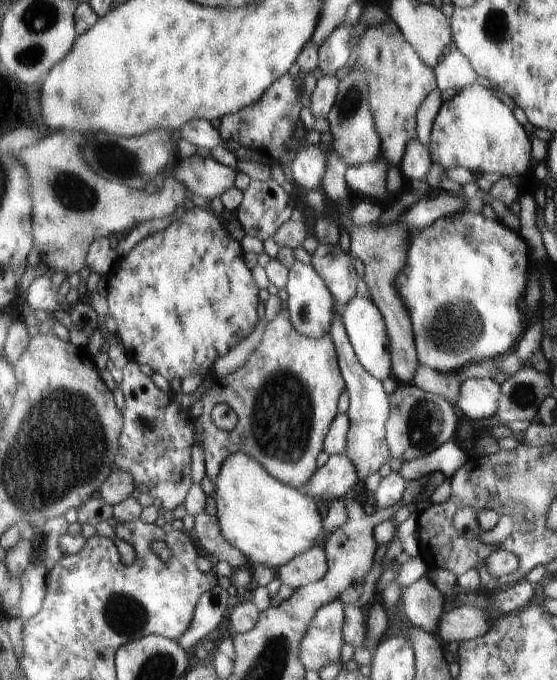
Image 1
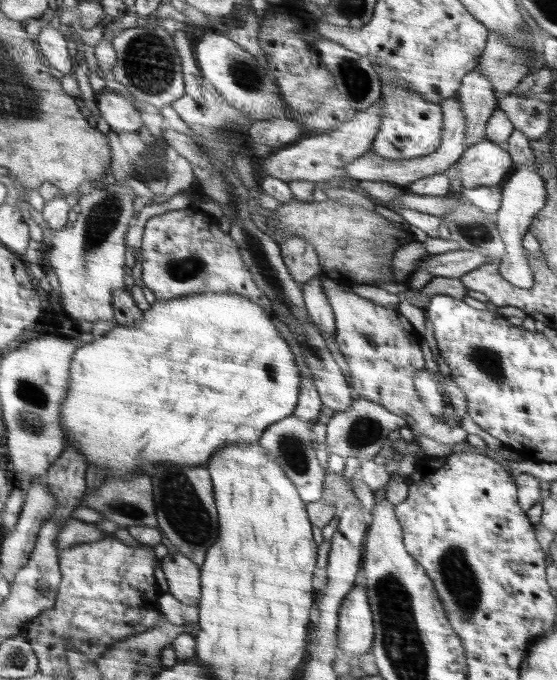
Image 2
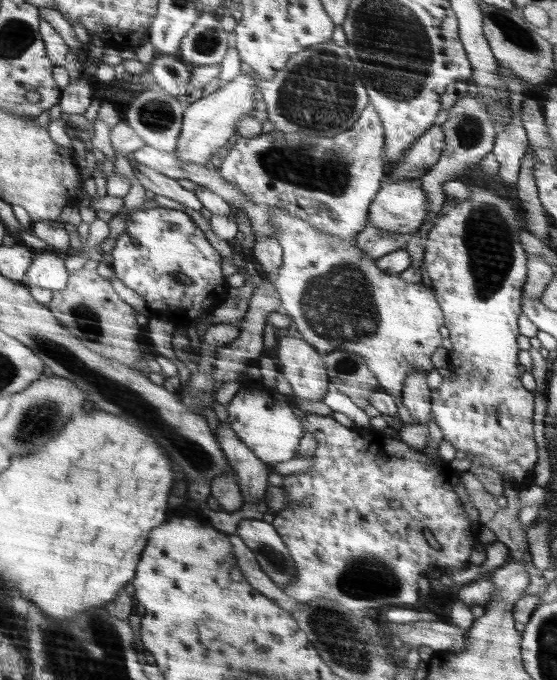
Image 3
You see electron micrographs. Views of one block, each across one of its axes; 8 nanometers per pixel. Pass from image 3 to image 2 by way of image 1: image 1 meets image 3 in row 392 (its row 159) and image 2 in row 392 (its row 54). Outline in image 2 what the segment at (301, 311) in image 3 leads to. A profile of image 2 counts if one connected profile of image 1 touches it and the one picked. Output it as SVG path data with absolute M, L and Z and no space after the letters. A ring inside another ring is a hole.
M323 275L322 287L333 309L335 339L348 363L355 396L373 400L389 412L409 420L413 426L410 437L424 434L436 442L451 445L466 442L468 433L460 426L452 428L444 421L438 422L438 418L426 410L417 393L416 376L424 370L424 358L420 350L422 334L416 332L416 328L396 308L384 308L357 296L351 290L342 290L340 284L327 275Z

